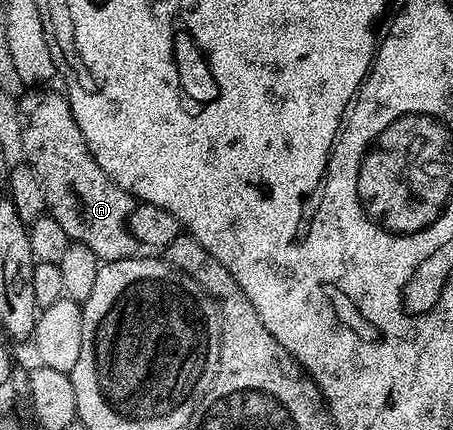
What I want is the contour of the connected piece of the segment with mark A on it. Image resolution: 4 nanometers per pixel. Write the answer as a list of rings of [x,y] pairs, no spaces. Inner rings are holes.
[[[37,87],[32,91],[25,91],[27,93],[19,97],[25,160],[39,175],[48,212],[57,220],[59,227],[67,231],[70,242],[91,247],[98,261],[104,263],[134,256],[139,249],[129,230],[129,216],[135,204],[134,198],[123,191],[123,187],[116,185],[91,155],[79,131],[79,123],[75,123],[68,96],[64,92],[52,93],[49,89],[51,88]]]

